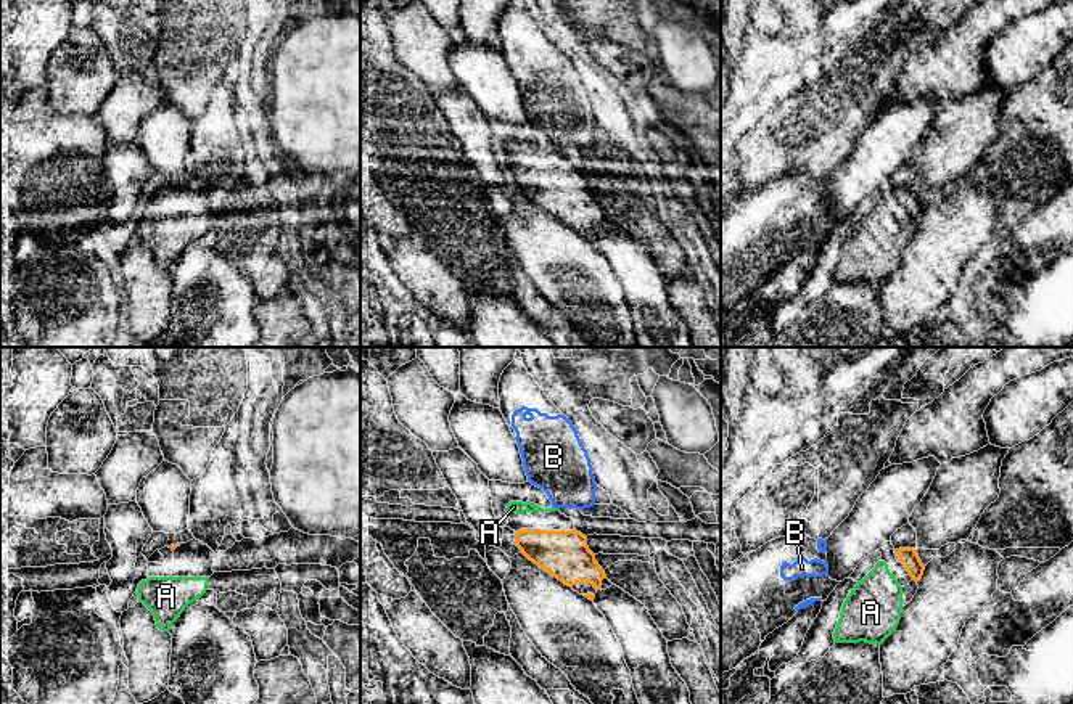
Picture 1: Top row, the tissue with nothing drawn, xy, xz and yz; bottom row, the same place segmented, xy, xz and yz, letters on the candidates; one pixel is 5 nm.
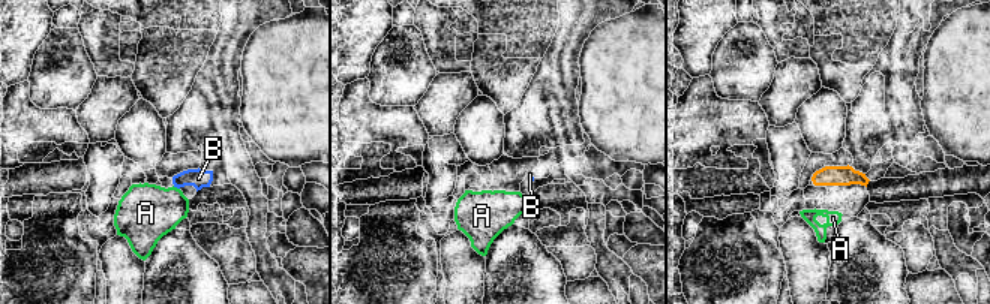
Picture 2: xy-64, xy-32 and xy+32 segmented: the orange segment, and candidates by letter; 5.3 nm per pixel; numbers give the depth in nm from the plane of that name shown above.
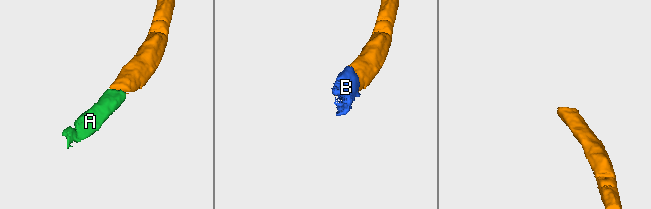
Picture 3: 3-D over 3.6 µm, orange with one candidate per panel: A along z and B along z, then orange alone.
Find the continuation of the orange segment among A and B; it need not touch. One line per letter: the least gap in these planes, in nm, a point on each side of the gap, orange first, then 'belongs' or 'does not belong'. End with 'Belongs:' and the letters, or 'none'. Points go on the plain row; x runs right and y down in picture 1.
A: 70 nm | yz (900, 200), (887, 204) | belongs
B: 100 nm | xz (575, 169), (579, 150) | does not belong
Belongs: A

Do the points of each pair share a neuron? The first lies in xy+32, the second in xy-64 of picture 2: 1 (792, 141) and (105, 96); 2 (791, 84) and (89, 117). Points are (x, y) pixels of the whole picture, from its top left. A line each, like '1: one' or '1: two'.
1: two
2: one

